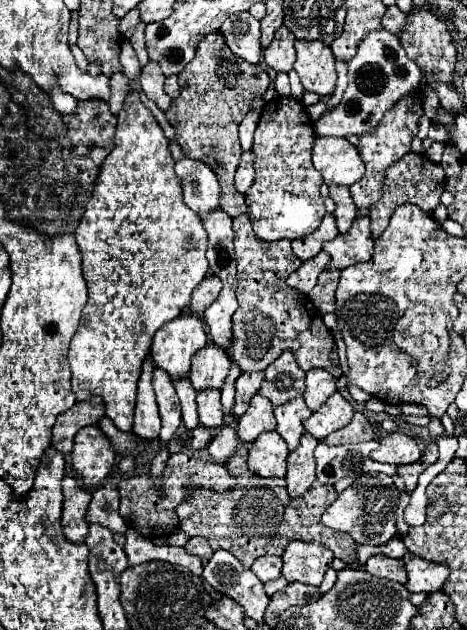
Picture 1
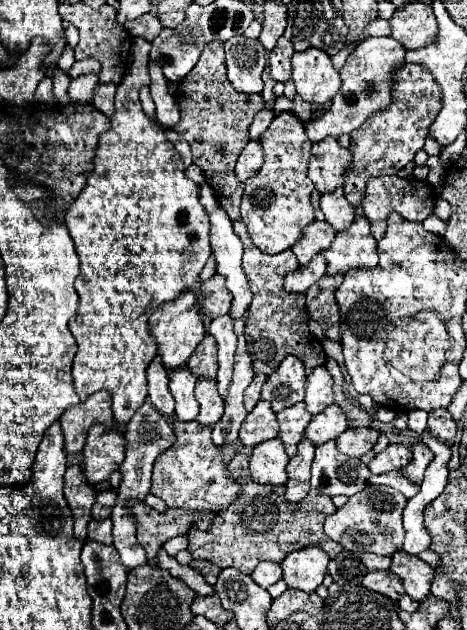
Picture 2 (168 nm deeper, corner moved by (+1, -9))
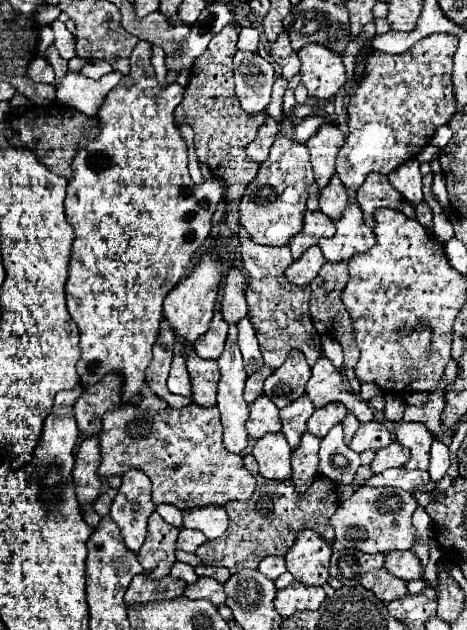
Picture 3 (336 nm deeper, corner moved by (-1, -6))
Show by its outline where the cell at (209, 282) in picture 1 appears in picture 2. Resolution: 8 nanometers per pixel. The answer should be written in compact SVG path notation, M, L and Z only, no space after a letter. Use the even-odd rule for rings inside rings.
M214 274L208 282L200 284L200 310L208 318L228 314L230 304L232 304L232 294L224 286L224 276Z

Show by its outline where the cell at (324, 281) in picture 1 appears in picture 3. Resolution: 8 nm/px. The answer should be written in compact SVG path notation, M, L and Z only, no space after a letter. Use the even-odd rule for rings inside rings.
M342 261L338 265L334 263L326 263L320 273L314 277L314 281L310 283L312 287L312 299L310 299L310 315L314 321L322 321L326 323L328 327L328 335L334 337L342 347L344 347L344 367L346 369L354 369L354 365L358 363L358 347L356 347L356 341L354 341L354 329L352 329L352 323L350 323L350 317L346 313L346 307L342 305L342 289L346 287L346 281L348 281L348 261Z

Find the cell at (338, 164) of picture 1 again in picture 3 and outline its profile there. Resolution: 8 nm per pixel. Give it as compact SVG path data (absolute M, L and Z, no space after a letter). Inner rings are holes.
M326 123L322 125L306 143L312 155L312 167L314 167L314 177L318 187L326 187L330 177L334 175L334 161L338 155L338 149L344 145L344 133L332 125Z

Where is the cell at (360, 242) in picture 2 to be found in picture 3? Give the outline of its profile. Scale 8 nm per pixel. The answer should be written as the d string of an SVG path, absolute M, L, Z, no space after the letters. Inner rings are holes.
M348 205L336 225L336 235L332 239L318 241L326 261L348 261L356 253L368 251L376 243L376 235L362 221L362 211L358 205Z

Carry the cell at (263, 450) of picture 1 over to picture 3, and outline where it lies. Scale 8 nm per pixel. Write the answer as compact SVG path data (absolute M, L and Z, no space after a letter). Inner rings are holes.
M272 433L272 435L264 435L262 439L256 441L252 455L256 457L258 465L260 465L260 475L264 479L276 479L276 481L284 481L292 477L292 469L290 469L290 445L284 437L284 433Z

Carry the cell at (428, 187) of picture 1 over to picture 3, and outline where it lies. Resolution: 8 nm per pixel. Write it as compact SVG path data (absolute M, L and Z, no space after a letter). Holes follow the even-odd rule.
M370 173L366 177L362 187L356 191L356 199L358 199L358 205L364 213L364 221L366 221L368 227L376 225L374 209L378 209L378 207L396 209L398 203L404 201L402 195L394 187L390 187L388 177L380 175L380 173Z

